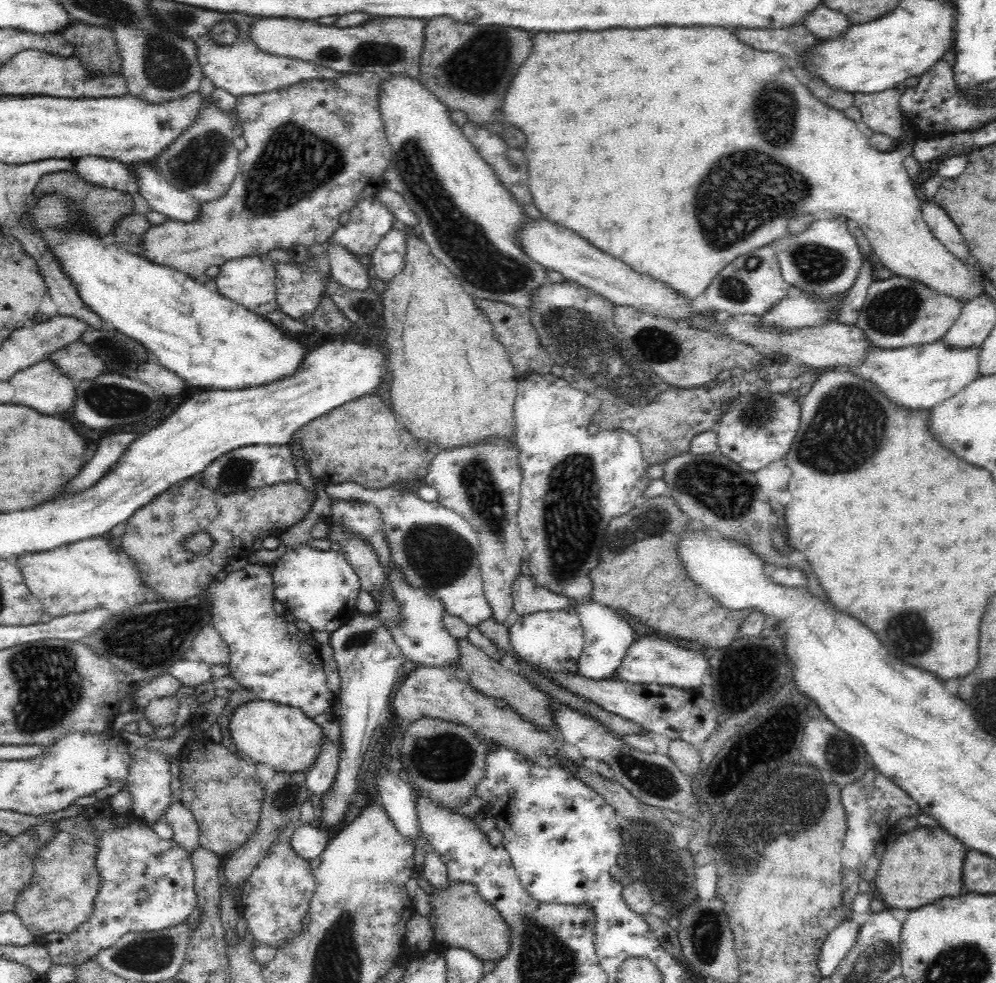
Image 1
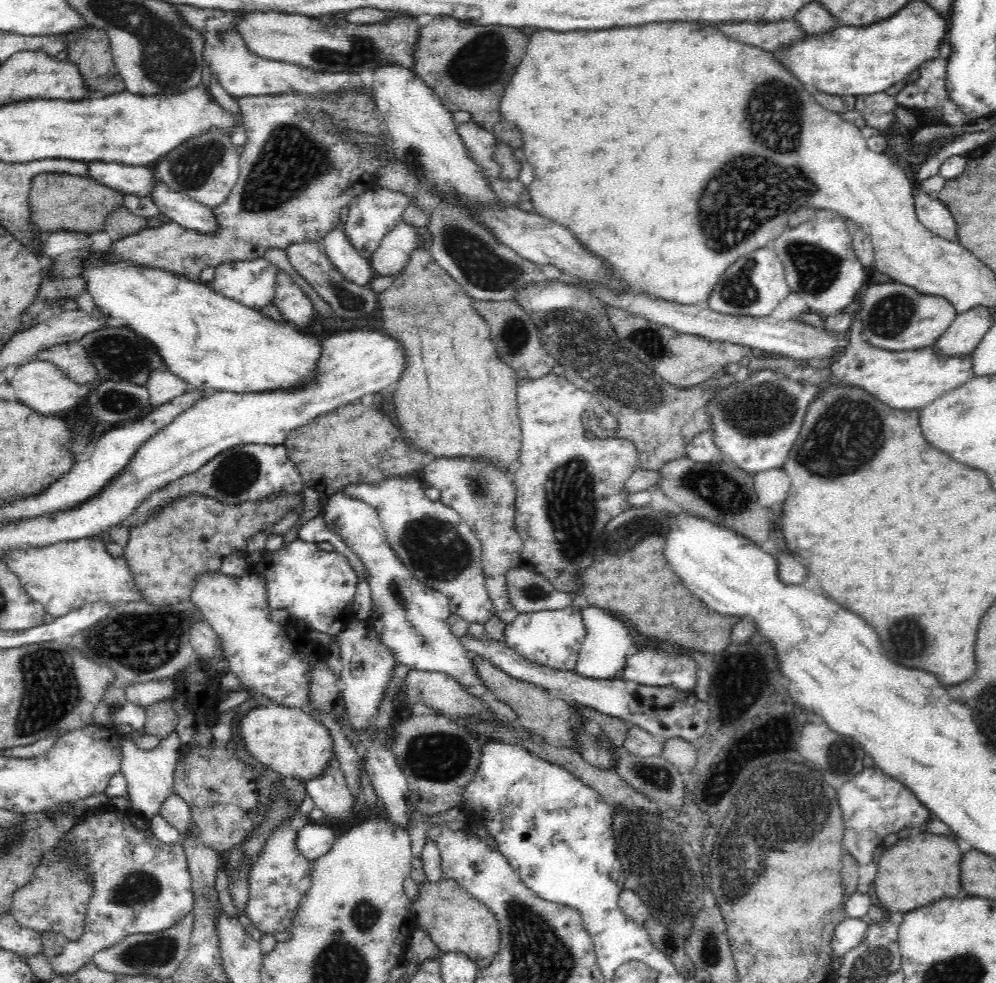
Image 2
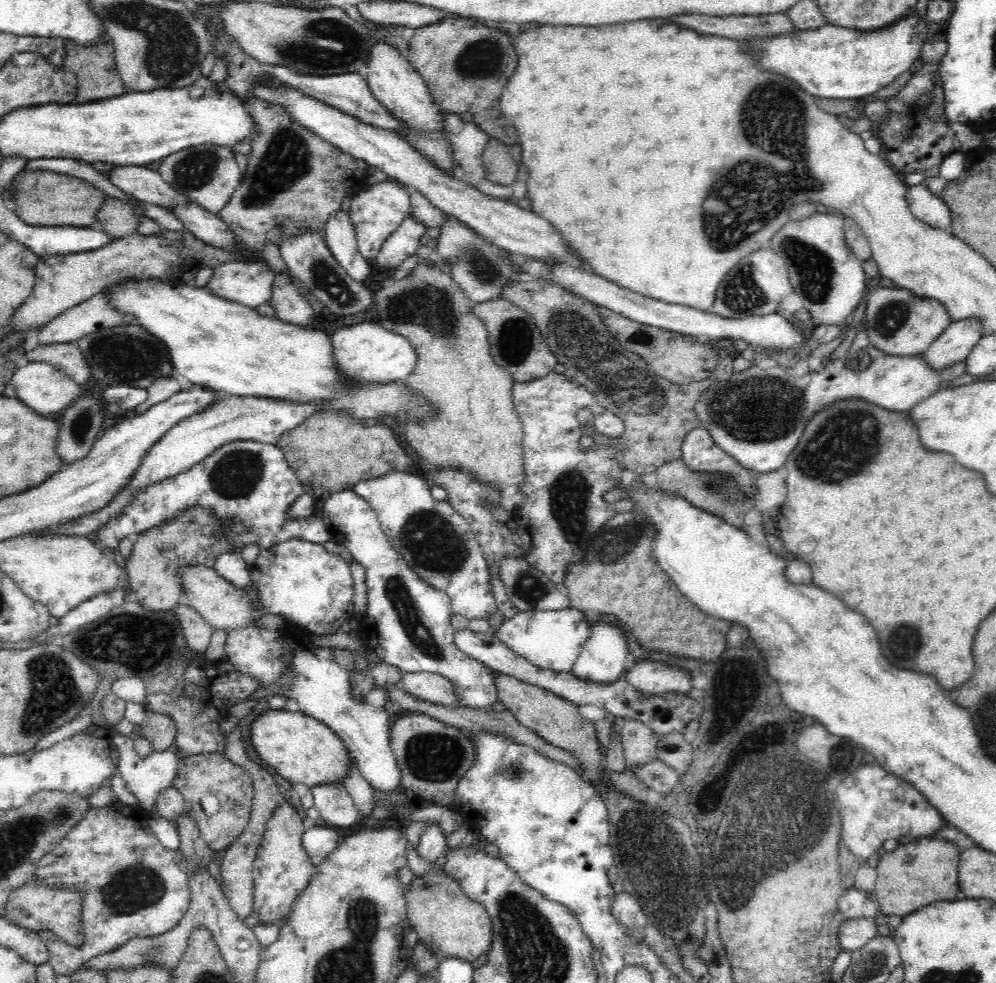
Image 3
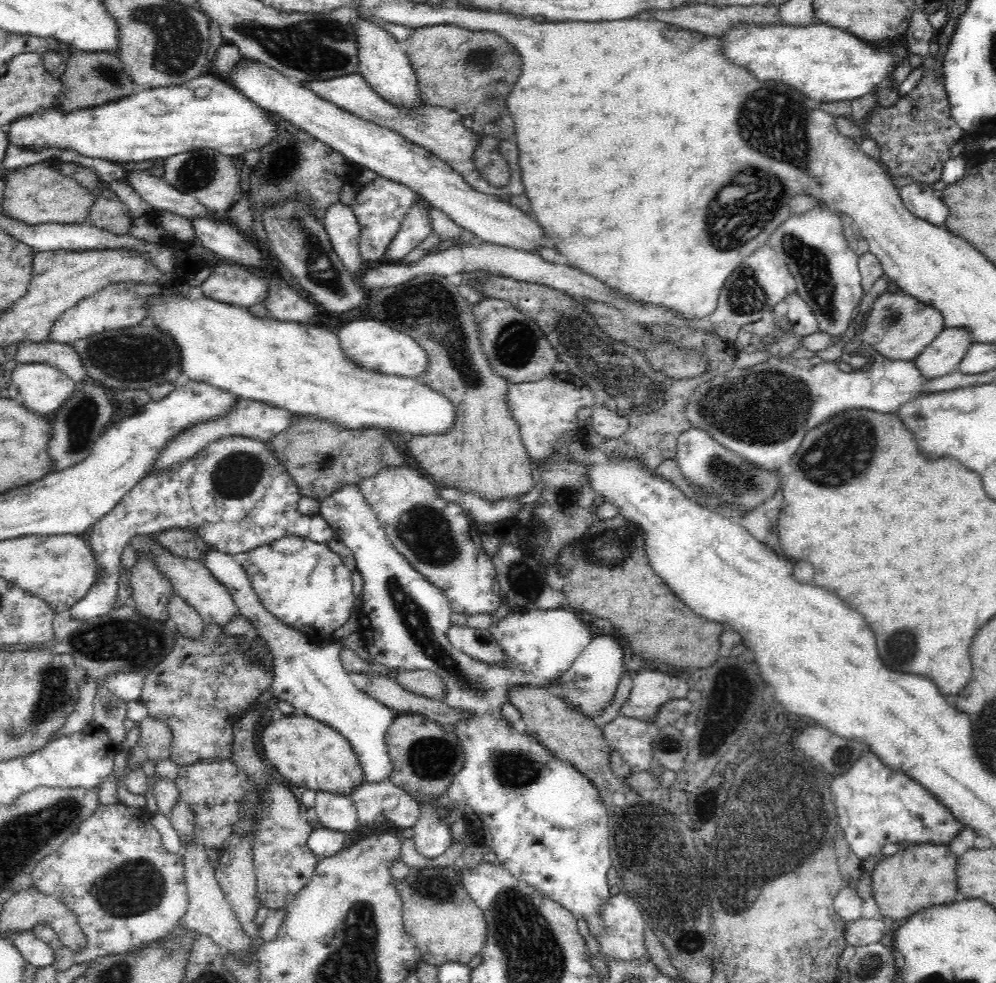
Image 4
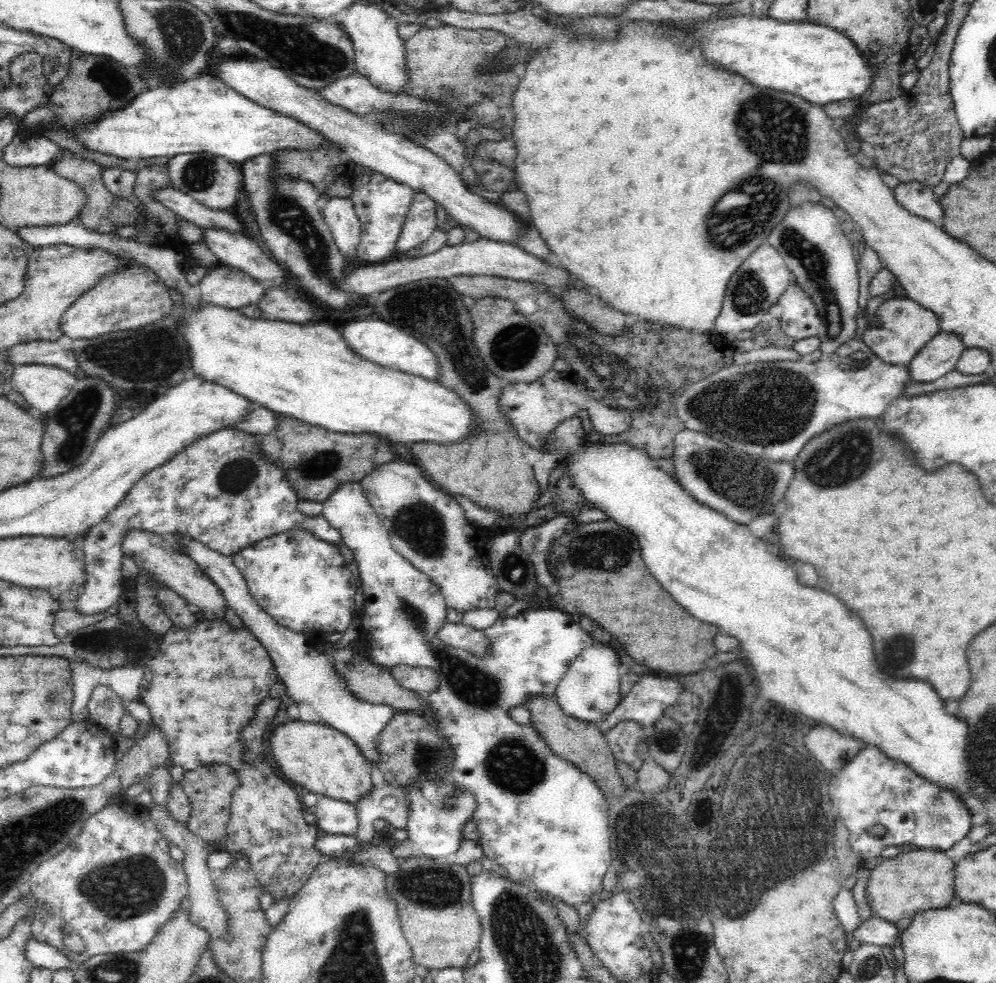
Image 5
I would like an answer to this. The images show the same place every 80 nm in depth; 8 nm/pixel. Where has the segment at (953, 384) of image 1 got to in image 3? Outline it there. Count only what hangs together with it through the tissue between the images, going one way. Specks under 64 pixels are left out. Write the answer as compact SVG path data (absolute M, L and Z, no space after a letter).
M862 302L850 317L857 333L850 346L849 354L843 360L831 360L828 368L818 374L806 374L796 378L778 365L751 366L742 374L733 374L732 392L728 382L714 382L699 396L695 404L702 427L724 452L751 472L774 472L785 466L788 455L794 450L806 424L822 408L838 400L862 399L865 403L882 406L894 412L909 411L915 404L938 392L954 379L967 374L966 361L952 364L945 370L934 371L926 364L922 355L891 356L867 345L862 324L866 303Z

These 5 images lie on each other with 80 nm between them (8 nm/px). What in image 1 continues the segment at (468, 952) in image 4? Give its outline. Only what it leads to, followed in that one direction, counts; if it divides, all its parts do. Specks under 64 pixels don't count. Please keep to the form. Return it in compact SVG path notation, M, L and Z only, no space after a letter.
M455 883L445 889L436 889L430 904L436 908L436 912L430 916L436 943L446 944L450 948L465 948L484 961L498 961L507 955L511 947L511 931L507 929L506 920L499 916L494 906L477 894L472 883Z

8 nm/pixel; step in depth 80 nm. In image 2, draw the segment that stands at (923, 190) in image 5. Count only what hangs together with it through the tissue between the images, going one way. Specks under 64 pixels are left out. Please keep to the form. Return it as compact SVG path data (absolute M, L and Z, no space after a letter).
M923 191L914 196L917 217L934 235L952 243L959 242L957 224L946 205Z

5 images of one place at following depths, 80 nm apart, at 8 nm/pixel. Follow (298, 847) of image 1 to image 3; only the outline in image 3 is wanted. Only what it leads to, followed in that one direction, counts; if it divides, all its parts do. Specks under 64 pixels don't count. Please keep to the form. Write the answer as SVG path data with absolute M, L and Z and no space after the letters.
M308 823L302 833L302 847L314 865L326 859L340 843L338 832L328 826L315 826Z

